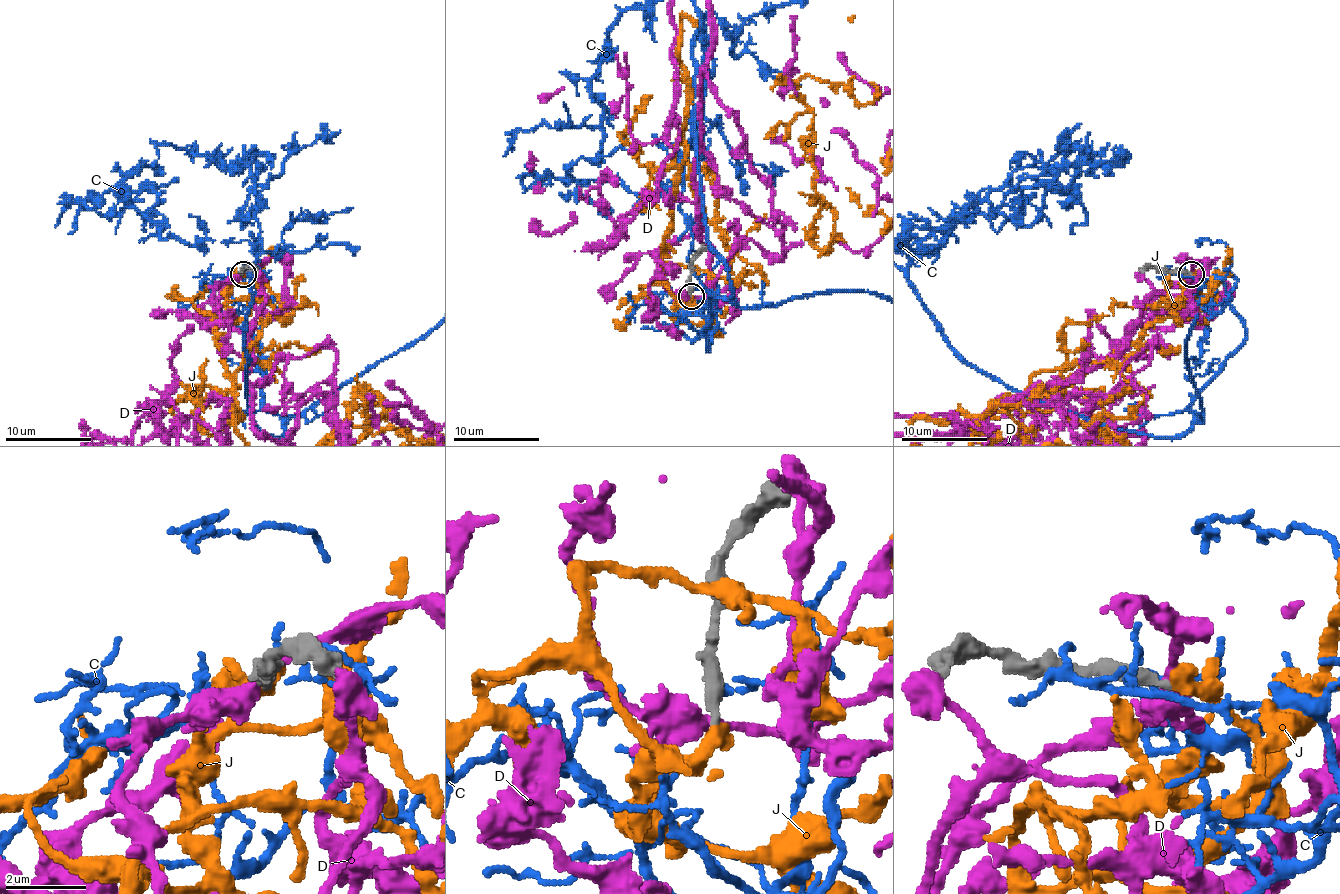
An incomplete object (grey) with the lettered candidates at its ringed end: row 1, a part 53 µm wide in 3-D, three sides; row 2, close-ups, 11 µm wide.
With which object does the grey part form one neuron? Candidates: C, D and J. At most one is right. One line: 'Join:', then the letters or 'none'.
Join: J

